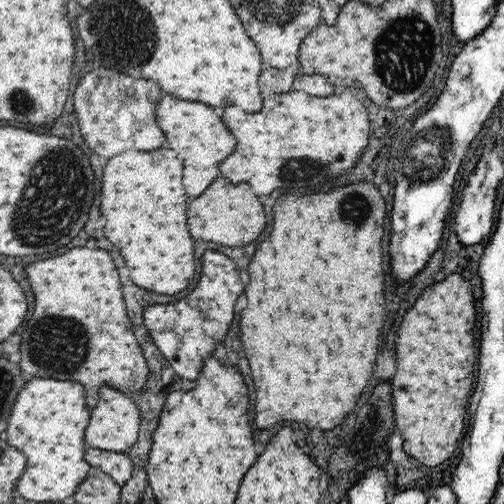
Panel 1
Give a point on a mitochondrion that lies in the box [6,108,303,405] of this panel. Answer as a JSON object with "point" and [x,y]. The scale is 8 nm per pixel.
{"point":[51,205]}

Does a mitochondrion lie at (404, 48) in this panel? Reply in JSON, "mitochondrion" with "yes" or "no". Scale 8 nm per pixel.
{"mitochondrion":"yes"}

